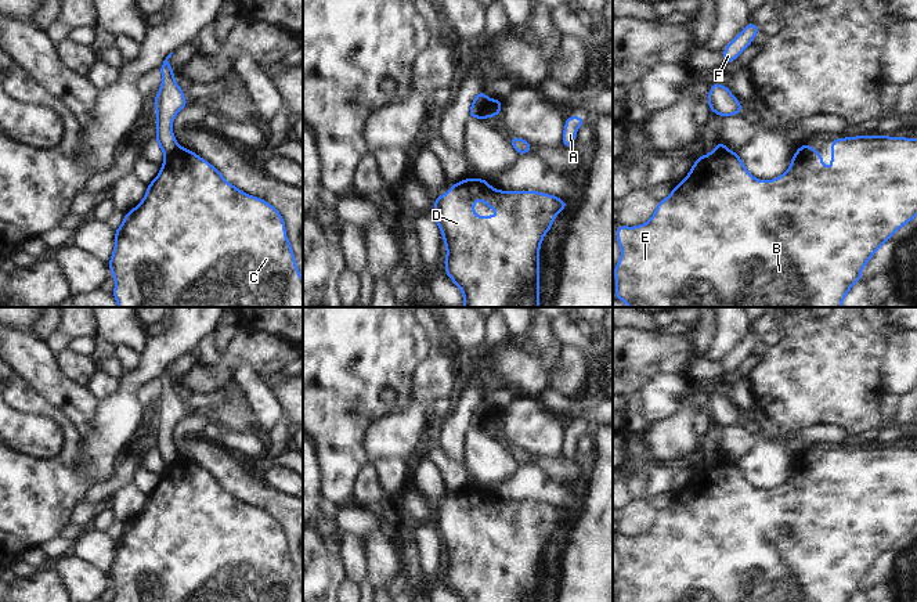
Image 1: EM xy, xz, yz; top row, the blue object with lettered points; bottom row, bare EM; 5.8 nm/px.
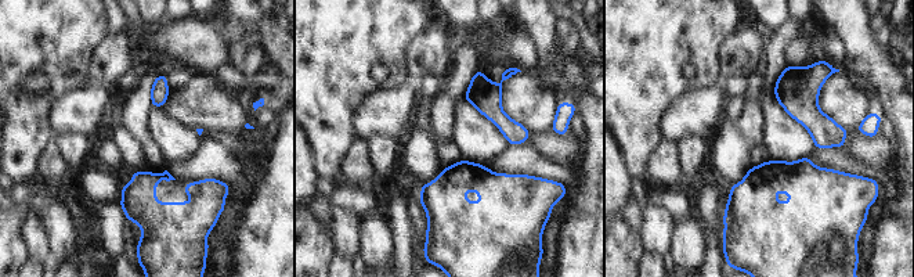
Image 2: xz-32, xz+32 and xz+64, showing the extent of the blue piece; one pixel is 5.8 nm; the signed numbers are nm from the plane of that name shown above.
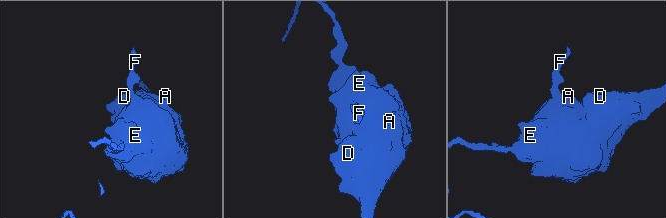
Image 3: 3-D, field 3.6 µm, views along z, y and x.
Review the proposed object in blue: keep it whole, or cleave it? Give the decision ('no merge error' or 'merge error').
merge error

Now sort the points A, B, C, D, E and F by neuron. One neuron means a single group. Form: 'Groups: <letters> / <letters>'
Groups: A B C D E / F

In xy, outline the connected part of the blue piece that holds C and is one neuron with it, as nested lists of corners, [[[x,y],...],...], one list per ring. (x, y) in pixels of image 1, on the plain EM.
[[[177,457],[172,465],[165,466],[160,482],[148,494],[142,511],[123,526],[123,533],[115,540],[115,558],[108,572],[115,590],[113,602],[303,602],[302,581],[296,577],[285,536],[282,525],[271,513],[241,501],[228,493],[212,473],[188,458]]]

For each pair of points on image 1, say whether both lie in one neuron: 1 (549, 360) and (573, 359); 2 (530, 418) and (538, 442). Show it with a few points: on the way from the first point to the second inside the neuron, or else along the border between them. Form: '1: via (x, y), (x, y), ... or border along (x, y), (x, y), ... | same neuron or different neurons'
1: border along (562, 346), (559, 363), (549, 374) | different neurons
2: via (530, 424), (538, 432), (538, 436) | same neuron

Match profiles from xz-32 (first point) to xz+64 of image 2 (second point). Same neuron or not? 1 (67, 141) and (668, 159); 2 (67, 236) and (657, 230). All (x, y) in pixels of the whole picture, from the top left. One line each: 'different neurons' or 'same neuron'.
1: different neurons
2: different neurons

